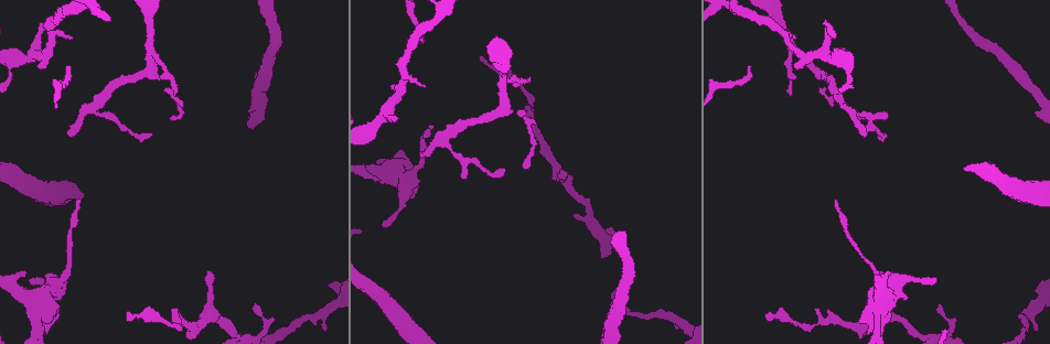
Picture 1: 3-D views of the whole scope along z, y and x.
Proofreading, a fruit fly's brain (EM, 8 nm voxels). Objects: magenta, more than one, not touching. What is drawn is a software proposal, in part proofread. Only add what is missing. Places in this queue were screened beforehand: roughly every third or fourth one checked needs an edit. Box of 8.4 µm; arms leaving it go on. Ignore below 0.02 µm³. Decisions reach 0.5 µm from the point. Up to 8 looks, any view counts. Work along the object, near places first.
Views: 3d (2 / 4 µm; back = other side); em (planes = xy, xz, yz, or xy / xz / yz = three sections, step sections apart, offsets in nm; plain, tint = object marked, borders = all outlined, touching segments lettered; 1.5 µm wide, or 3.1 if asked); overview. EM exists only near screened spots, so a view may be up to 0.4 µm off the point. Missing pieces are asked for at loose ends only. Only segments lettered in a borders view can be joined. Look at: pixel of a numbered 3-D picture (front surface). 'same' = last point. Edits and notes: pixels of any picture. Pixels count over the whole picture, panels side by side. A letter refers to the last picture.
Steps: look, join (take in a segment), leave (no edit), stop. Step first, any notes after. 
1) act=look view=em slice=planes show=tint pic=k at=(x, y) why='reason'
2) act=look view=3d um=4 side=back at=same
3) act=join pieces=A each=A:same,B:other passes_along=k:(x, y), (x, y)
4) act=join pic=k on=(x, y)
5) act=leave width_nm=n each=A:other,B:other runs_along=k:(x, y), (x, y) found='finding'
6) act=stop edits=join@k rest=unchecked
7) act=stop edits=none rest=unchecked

act=look view=em slice=xz step=4 show=tint pic=1 at=(767, 315) why='an open end'

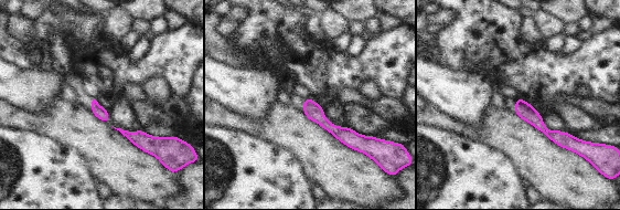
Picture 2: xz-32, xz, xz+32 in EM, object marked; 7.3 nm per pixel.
act=look view=em slice=planes show=borders at=same why='cut it another way'

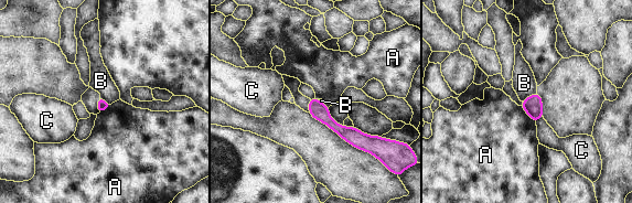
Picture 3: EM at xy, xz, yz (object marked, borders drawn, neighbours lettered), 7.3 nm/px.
act=leave each=A:other,B:other,C:other found='no lettered segment goes on from it'

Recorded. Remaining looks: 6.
act=look view=em slice=xy step=4 show=borders pic=1 at=(866, 135) why='tapers out'

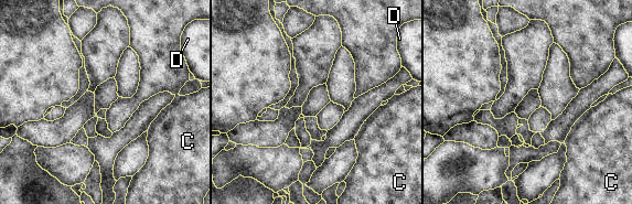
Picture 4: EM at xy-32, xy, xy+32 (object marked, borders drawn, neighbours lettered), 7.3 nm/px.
act=look view=em slice=planes show=borders at=same

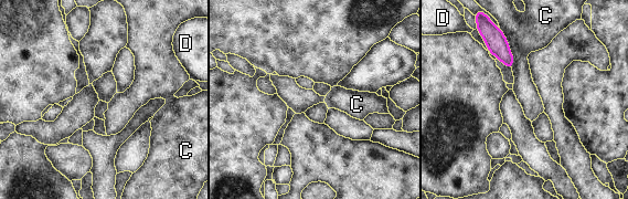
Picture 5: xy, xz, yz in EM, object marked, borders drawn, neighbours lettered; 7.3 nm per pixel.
act=leave each=C:other,D:other border=5:(499, 28), (513, 58), (512, 67) found='no lettered segment goes on from it'

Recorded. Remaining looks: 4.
act=look view=3d um=2 side=back pic=1 at=(529, 83) why='tapers out'

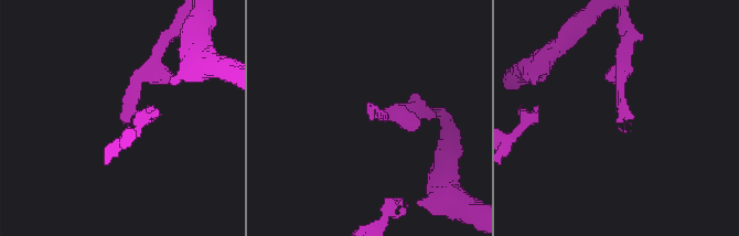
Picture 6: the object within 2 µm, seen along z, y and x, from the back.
act=look view=em slice=planes show=borders pic=6 at=(127, 124) why='shape alone is not enough'

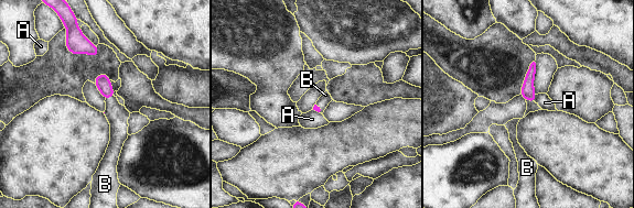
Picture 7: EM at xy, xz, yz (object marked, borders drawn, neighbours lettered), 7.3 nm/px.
act=join pieces=B longest_contact=B:80nm each=A:other,B:same passes_along=7:(103, 83), (109, 97), (117, 115) found='the neuron continues'

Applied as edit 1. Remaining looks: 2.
act=stop edits=join@7 rest=unchecked

